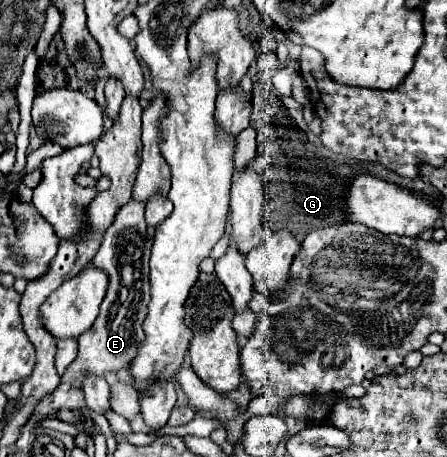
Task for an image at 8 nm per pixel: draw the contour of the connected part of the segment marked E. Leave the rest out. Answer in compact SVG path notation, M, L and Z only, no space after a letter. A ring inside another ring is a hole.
M129 200L117 212L93 260L97 268L107 270L111 280L109 280L107 298L101 304L101 312L95 324L79 336L79 354L63 374L63 382L69 384L71 388L83 388L83 380L89 374L105 378L105 374L109 372L117 374L119 370L127 370L131 360L137 356L139 346L145 340L143 320L147 316L147 306L151 302L147 264L149 264L153 240L147 236L147 224L143 212L145 212L145 204Z

